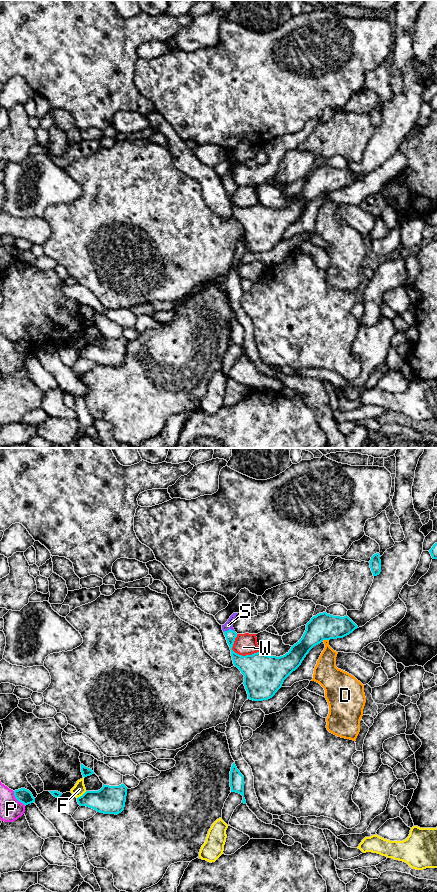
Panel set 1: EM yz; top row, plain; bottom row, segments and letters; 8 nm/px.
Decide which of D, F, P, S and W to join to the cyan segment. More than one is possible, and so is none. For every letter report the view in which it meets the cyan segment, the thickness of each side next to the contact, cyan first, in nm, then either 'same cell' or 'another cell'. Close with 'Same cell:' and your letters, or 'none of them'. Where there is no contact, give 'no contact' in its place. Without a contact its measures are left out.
D: contact in yz; calibres 220 and 180 nm; another cell
F: contact in yz; calibres 220 and 100 nm; another cell
P: contact in yz; calibres 120 and 180 nm; another cell
S: contact in yz; calibres 90 and 70 nm; same cell
W: contact in yz; calibres 320 and 180 nm; another cell
Same cell: S

